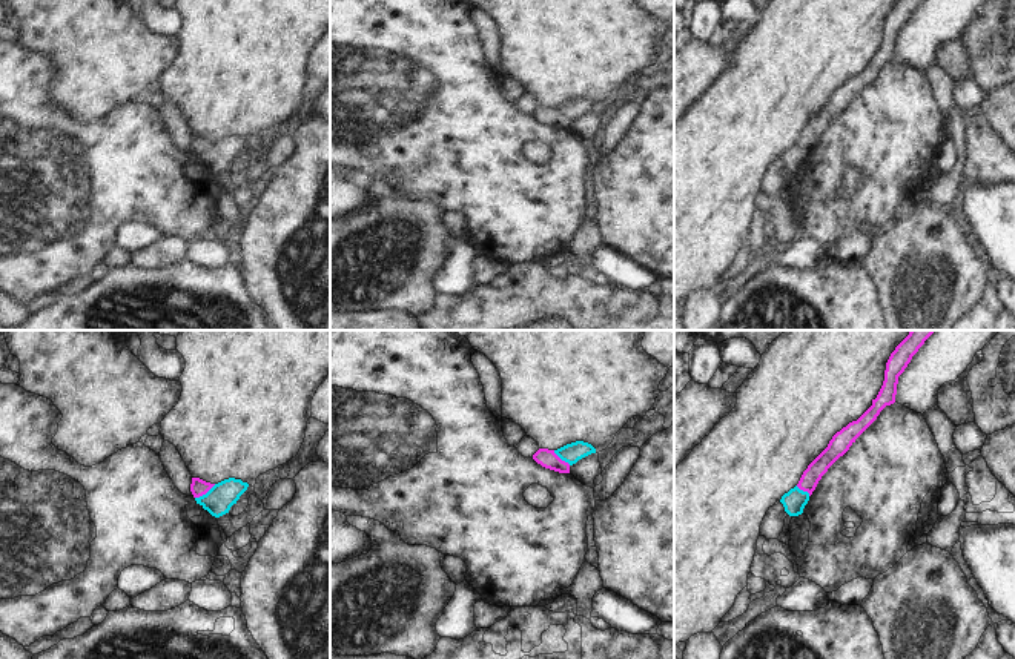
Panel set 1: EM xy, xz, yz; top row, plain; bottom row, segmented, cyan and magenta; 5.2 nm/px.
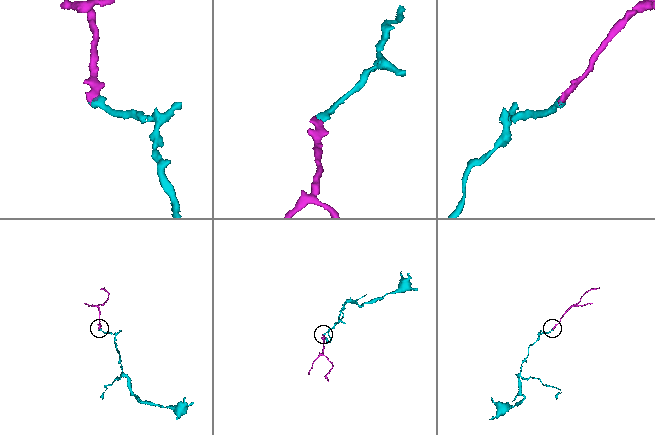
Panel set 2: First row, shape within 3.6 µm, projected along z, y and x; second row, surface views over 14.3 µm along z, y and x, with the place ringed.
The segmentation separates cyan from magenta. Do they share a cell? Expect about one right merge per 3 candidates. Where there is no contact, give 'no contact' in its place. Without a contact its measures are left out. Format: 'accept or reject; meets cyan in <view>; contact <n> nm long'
accept; meets cyan in xy; contact 130 nm long

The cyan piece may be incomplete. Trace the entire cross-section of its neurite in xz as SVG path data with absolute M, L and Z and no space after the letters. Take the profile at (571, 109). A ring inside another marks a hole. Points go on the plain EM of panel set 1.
M576 97L567 100L557 106L539 104L533 115L545 124L559 127L559 129L570 129L570 123L576 120L579 115L596 109L596 104L584 97Z

